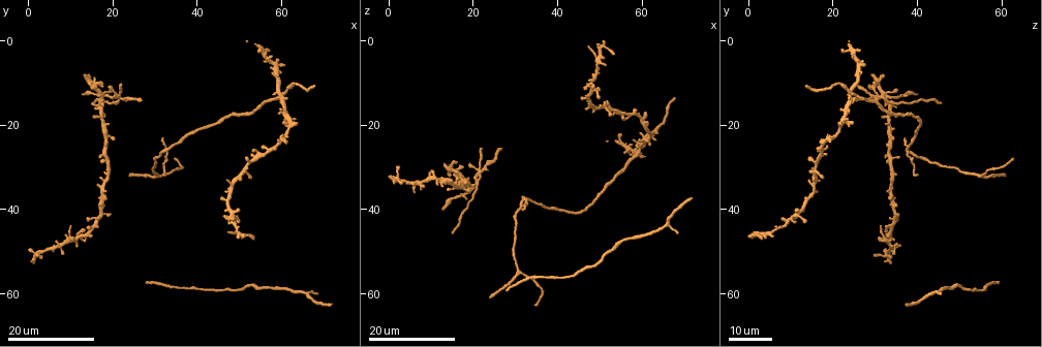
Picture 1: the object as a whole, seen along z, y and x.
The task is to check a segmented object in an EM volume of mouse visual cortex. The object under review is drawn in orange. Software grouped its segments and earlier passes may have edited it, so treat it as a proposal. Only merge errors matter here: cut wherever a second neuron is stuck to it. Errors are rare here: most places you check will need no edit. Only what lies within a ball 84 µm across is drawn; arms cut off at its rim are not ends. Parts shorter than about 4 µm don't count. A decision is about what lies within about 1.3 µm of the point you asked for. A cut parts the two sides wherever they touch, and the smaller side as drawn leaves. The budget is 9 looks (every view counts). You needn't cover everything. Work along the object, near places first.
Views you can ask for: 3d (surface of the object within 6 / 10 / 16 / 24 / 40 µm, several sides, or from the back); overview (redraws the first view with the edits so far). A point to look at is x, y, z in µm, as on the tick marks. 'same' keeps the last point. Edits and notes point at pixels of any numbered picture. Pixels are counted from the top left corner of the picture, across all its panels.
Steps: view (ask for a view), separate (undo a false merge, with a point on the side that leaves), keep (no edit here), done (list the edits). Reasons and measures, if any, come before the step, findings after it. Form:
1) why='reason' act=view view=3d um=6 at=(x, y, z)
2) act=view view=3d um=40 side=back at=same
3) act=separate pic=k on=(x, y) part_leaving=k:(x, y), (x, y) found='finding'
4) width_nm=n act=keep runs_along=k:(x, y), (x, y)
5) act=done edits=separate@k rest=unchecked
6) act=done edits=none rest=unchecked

why='four or more arms meet' act=view view=3d um=16 at=(20.5, 13.5, 31.0)

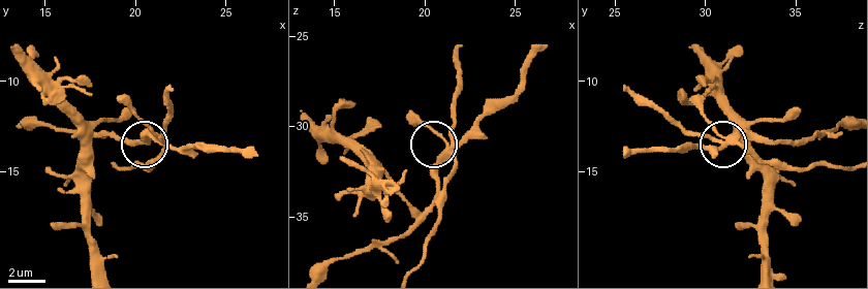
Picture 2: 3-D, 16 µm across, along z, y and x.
act=view view=3d um=10 at=(21.1, 13.1, 31.4)

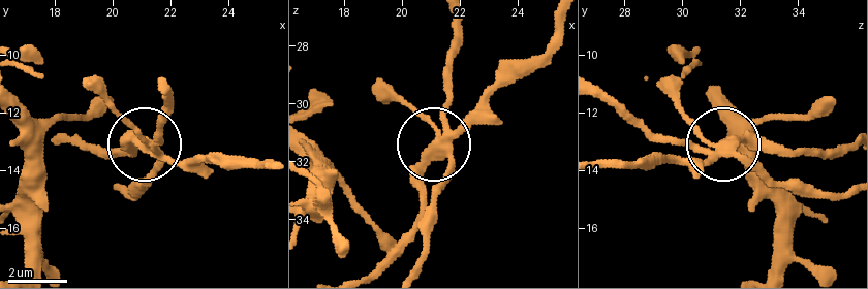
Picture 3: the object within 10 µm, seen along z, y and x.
act=separate pic=3 on=(128, 137) found='a second neuron is stuck on'

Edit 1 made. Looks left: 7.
why='four arms meet' act=view view=3d um=24 at=(32.0, 26.0, 38.0)

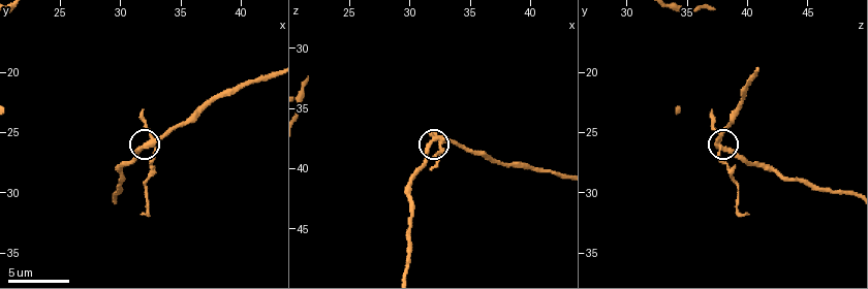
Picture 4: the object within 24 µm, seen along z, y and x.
why='zoom in' act=view view=3d um=10 at=(32.2, 26.0, 37.6)

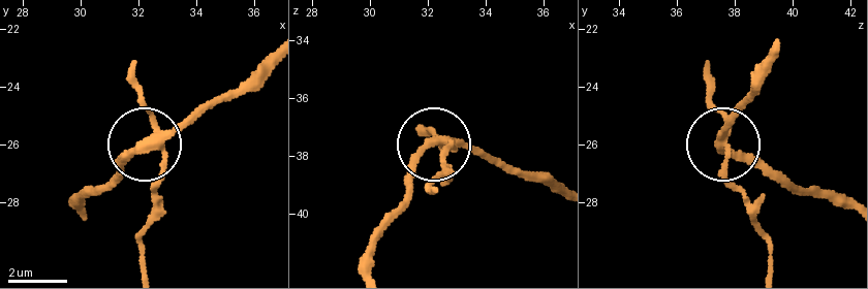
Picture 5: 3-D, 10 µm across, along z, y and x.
side_arm_um=100 act=separate pic=5 on=(155, 183) part_leaving=5:(727, 138), (730, 181), (770, 247), (772, 269) found='two neurons meet here'

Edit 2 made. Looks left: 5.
why='branch point' act=view view=3d um=24 at=(30.5, 32.0, 54.5)

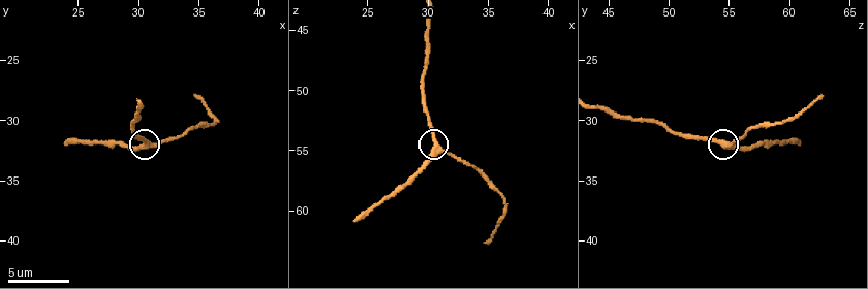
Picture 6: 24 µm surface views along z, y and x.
act=view view=3d um=10 at=(30.8, 32.0, 54.8)

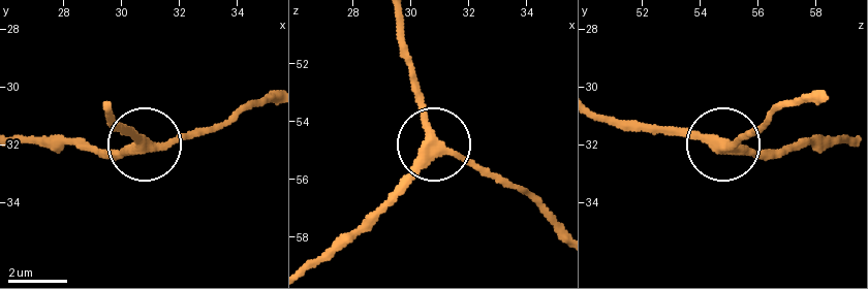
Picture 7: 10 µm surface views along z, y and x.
arms=3 act=keep runs_along=7:(402, 22), (402, 51), (426, 139), (468, 157), (495, 182) found='all the same neuron'

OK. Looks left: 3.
why='thick turns thin' act=view view=3d um=24 at=(50.5, 46.0, 2.0)

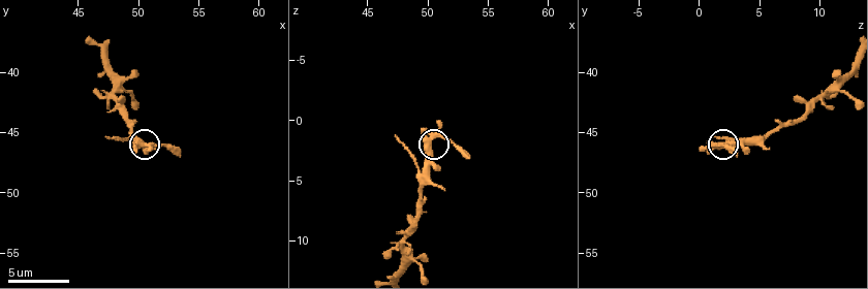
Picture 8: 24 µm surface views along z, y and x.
why='zoom in' act=view view=3d um=10 at=(50.2, 46.0, 1.6)

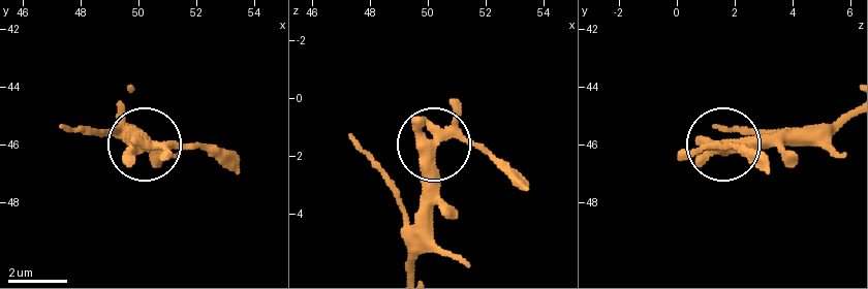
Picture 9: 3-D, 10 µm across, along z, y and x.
act=keep runs_along=9:(850, 110), (820, 128), (717, 142), (740, 142) found='one neuron here'

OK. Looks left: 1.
act=done edits=separate@3,separate@5 rest=unchecked

